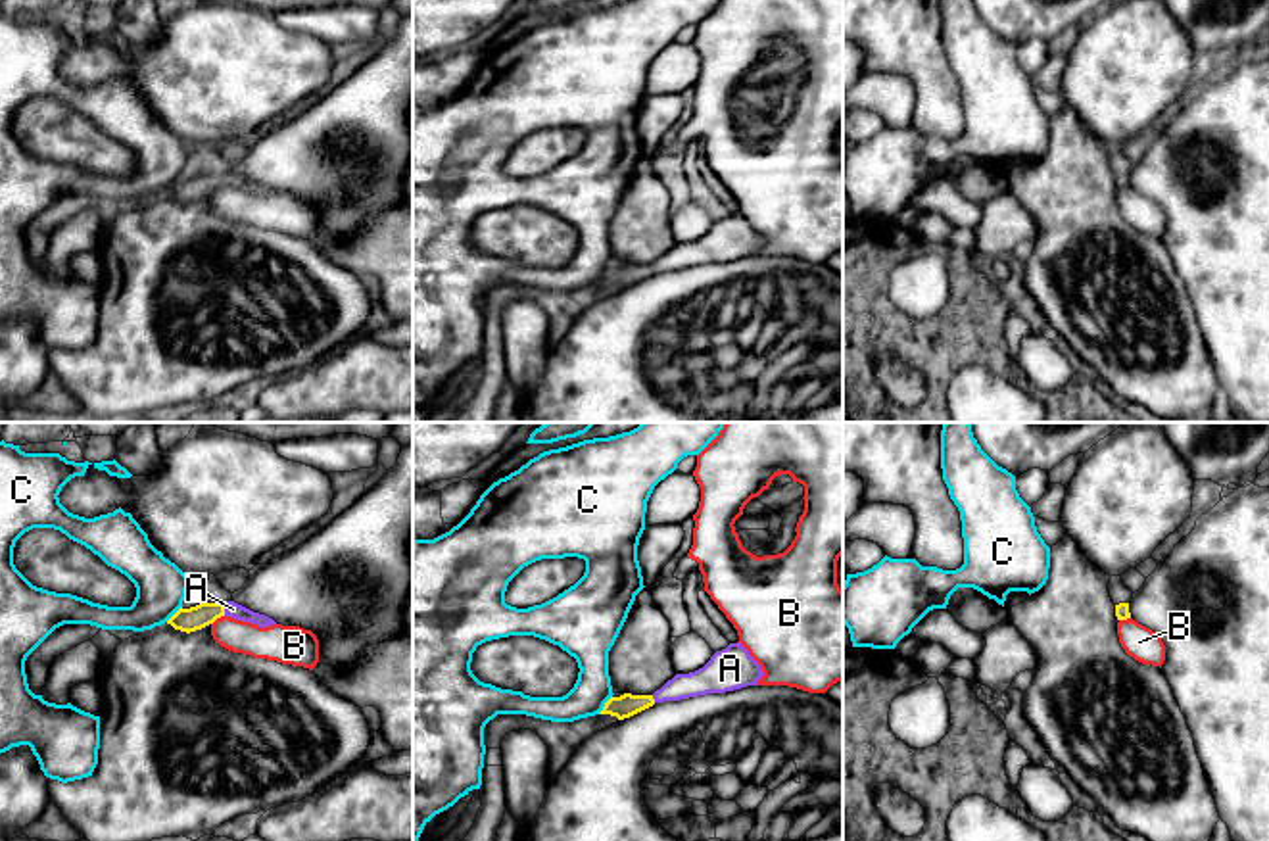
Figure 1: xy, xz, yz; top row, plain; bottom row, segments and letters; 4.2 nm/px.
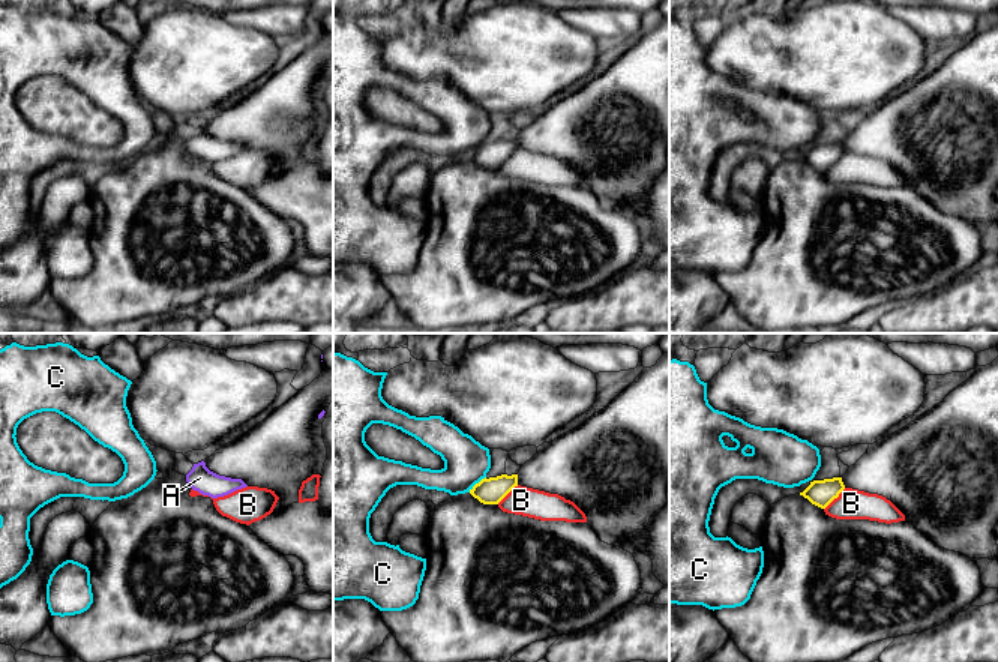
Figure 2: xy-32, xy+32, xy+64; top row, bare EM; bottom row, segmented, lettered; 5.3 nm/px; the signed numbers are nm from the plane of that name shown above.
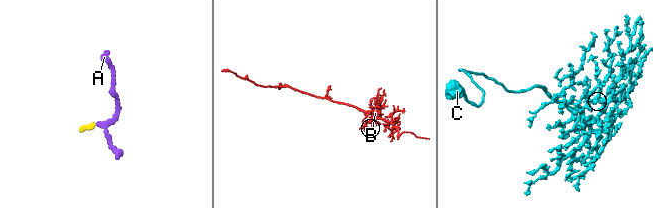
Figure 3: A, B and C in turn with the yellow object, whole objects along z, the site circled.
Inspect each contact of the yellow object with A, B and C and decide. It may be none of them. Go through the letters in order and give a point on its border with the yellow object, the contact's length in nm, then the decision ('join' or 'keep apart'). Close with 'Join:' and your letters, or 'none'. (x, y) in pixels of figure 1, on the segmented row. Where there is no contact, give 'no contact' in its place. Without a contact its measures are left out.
A: xy (223, 609) | 60 nm | join
B: xy (217, 617) | 70 nm | keep apart
C: xz (605, 705) | 100 nm | keep apart
Join: A

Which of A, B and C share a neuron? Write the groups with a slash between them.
A / B / C

